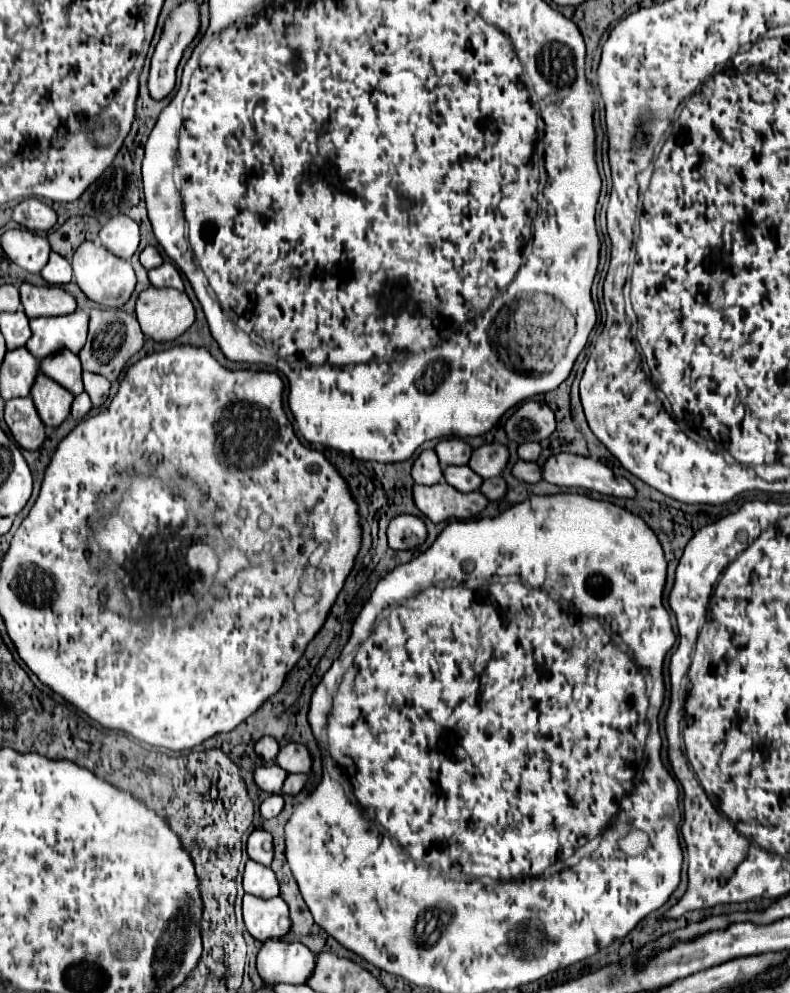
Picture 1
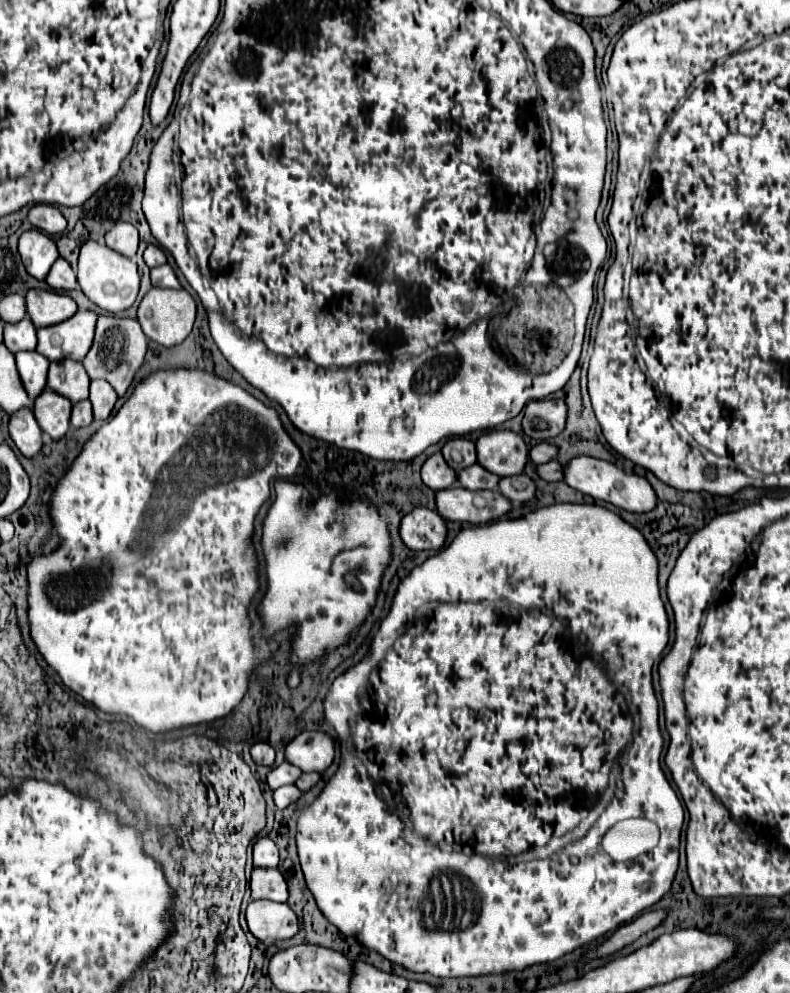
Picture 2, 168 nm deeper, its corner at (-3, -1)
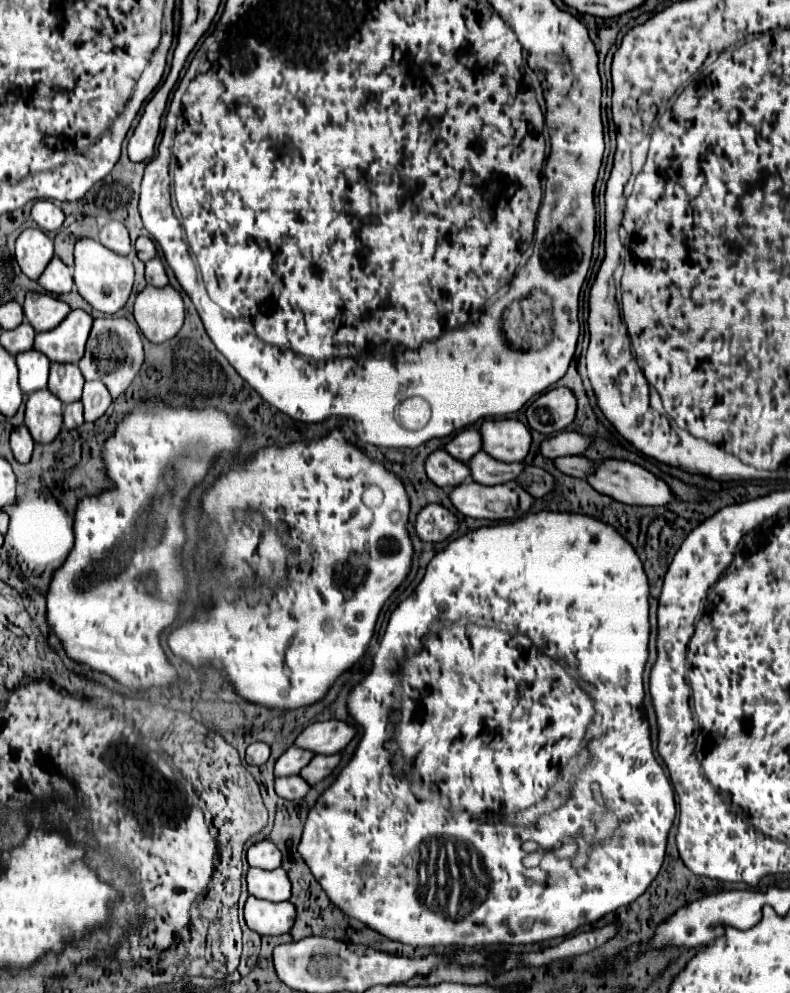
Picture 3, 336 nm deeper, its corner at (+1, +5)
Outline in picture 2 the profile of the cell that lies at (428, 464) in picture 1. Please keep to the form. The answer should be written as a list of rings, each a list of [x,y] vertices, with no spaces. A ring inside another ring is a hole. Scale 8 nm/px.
[[[438,452],[438,454],[432,454],[424,466],[422,466],[422,480],[426,486],[430,486],[432,490],[446,490],[450,488],[458,476],[456,472],[446,464],[444,456]]]

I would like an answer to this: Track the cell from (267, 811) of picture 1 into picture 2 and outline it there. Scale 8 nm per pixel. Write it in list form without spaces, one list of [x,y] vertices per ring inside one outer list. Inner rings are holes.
[[[292,784],[292,786],[280,786],[278,790],[274,790],[274,802],[278,810],[284,810],[286,806],[290,806],[292,802],[296,802],[302,796],[302,792]]]

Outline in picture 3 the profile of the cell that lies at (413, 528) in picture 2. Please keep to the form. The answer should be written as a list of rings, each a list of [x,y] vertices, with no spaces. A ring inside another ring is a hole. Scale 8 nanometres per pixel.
[[[428,504],[418,512],[414,528],[420,540],[442,542],[458,528],[458,522],[448,508],[440,504]]]

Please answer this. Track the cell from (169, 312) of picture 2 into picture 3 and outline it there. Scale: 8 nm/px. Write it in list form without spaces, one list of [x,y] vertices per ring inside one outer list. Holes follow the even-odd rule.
[[[146,286],[134,302],[134,318],[150,342],[166,342],[184,324],[184,302],[176,288]]]

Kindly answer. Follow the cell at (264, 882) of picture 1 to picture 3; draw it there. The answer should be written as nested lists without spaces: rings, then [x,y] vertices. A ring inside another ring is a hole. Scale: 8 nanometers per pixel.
[[[250,868],[246,878],[248,878],[248,892],[252,896],[270,902],[290,900],[290,880],[284,868],[276,868],[276,870]]]

